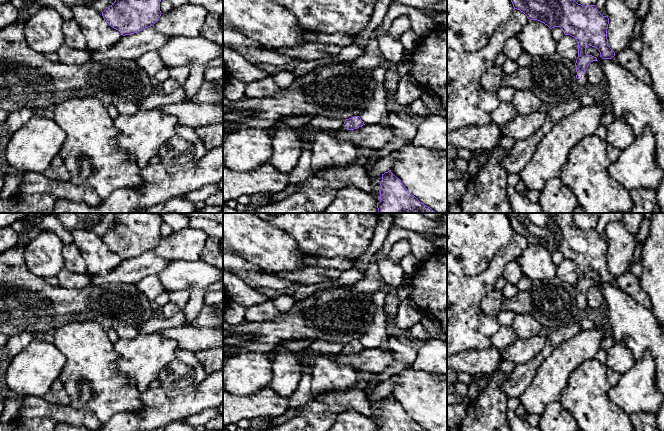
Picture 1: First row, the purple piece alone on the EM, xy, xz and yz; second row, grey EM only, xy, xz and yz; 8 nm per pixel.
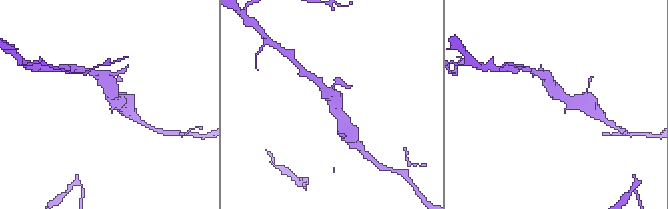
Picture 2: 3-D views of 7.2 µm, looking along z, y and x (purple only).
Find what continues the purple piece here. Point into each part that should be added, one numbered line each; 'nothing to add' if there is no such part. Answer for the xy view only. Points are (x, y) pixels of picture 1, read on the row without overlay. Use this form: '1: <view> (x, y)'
nothing to add

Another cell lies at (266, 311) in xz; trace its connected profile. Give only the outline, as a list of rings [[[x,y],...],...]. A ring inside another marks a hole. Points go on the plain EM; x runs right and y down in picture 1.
[[[268,300],[262,304],[247,307],[245,321],[247,322],[266,322],[271,321],[284,312],[278,310],[273,304],[273,300]]]

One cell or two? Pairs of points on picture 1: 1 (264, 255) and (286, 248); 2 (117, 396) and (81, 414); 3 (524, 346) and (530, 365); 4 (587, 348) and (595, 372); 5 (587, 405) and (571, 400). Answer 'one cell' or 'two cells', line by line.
1: one cell
2: two cells
3: two cells
4: two cells
5: one cell

